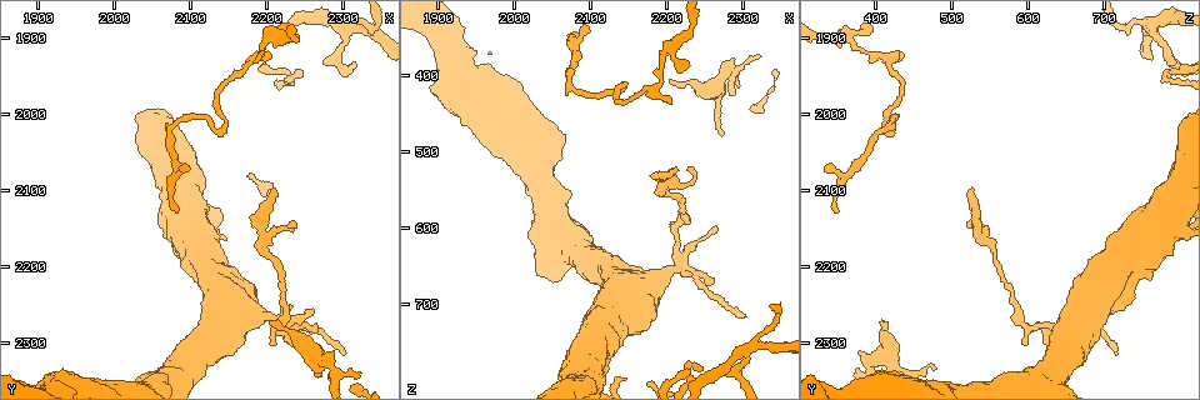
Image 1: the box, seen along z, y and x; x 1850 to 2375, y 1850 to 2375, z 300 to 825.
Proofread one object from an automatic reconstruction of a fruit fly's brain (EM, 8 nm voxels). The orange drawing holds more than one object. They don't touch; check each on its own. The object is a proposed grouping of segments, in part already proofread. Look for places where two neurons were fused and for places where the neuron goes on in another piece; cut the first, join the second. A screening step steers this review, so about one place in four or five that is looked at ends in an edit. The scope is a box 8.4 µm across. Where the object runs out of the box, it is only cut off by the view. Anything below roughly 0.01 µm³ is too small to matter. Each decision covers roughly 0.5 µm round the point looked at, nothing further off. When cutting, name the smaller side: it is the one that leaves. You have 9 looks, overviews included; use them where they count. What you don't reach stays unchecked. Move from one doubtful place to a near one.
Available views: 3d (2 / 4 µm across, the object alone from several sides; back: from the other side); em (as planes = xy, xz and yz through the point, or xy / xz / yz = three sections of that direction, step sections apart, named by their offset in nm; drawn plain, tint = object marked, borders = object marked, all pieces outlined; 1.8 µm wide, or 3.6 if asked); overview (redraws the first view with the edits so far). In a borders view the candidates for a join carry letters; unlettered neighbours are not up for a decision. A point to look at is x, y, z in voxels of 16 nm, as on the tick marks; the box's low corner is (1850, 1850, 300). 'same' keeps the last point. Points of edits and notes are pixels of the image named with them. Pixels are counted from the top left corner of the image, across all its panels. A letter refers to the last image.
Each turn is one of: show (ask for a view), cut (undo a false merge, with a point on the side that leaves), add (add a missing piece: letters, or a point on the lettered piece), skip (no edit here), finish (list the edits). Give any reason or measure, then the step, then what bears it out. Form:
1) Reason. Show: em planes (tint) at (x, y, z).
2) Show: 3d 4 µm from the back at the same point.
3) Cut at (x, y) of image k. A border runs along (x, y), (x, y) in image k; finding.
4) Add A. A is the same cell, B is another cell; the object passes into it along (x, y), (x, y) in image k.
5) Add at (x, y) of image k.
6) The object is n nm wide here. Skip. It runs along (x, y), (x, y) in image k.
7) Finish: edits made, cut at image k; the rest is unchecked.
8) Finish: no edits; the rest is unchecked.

Tapers out. Show: 3d 4 µm at (2205, 2275, 405).

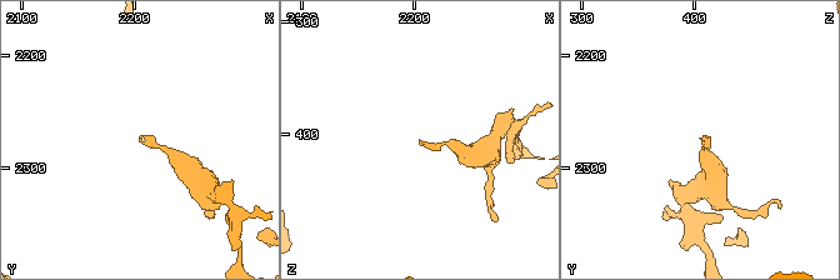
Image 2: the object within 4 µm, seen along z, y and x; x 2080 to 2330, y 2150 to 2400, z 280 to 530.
Need the tissue. Show: em planes (plain) at (2206, 2274, 406).

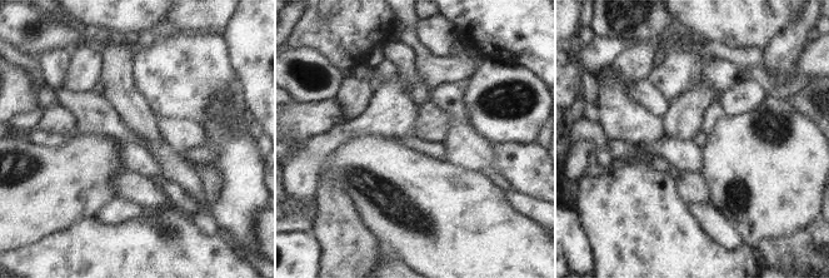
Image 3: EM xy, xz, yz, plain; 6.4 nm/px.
What lies round it. Show: em planes (borders) at the same point.

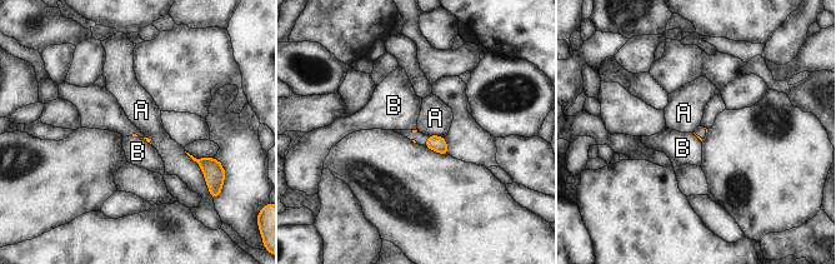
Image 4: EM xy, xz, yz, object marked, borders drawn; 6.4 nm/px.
Skip. A and B are other cells; a border runs along (184, 152), (196, 163), (206, 184) in image 4; no lettered piece goes on from it.

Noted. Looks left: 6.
Four arms meet. Show: em planes (borders) at (2300, 1880, 765).

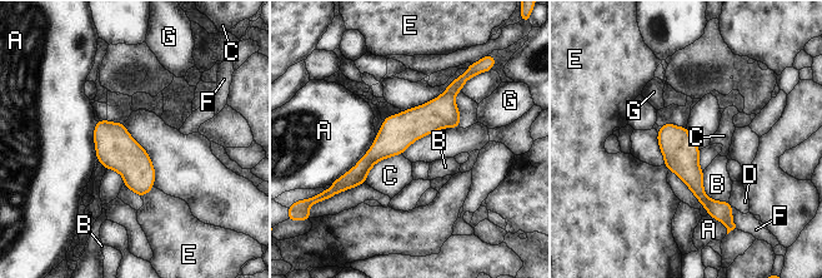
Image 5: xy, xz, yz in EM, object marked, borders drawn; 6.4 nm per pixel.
Skip. A, B, C, D, E, F and G are other cells; it runs along (459, 84), (346, 179) in image 5; all the same neuron.

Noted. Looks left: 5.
Two arms at a narrow angle. Show: 3d 4 µm at (2210, 2270, 655).

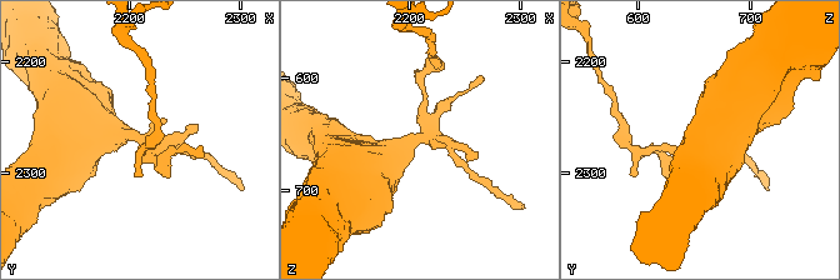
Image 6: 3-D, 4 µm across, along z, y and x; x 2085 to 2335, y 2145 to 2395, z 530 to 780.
Need the tissue. Show: em 3.6 µm planes (borders) at (2206, 2266, 656).

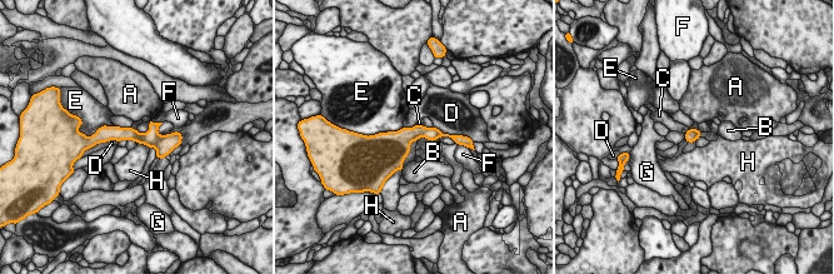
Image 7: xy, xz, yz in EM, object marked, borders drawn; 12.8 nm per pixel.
Skip. A, B, C, D, E, F, G and H are other cells; a border runs along (689, 129), (685, 134) in image 7; continuous, no second neuron.

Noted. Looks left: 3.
Free end. Show: 3d 4 µm at (2325, 2340, 375).

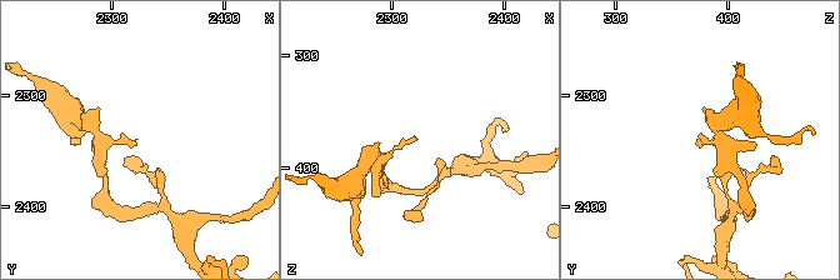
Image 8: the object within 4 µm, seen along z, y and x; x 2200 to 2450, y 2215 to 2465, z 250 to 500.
Now the EM. Show: em xz step 8 (tint) at (2324, 2342, 374).

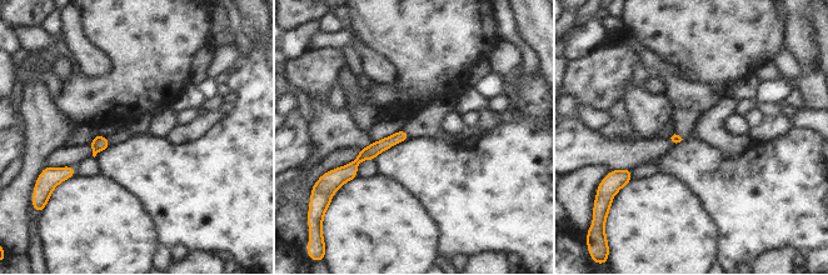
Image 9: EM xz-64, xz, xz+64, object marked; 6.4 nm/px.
Cut it another way. Show: em planes (borders) at the same point.

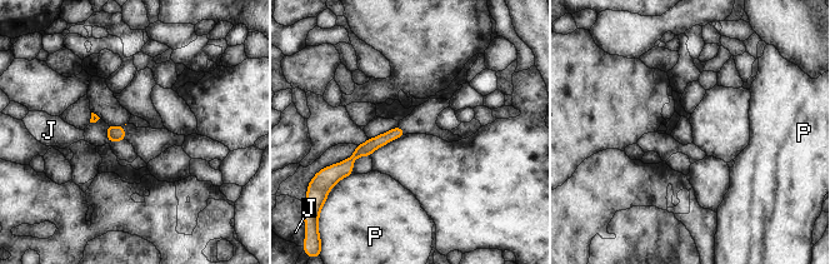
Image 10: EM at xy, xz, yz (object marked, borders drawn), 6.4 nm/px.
Skip. J and P are other cells; a border runs along (368, 138), (358, 145) in image 10; none of them fits.

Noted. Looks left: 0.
Finish: no edits; the rest is unchecked.

